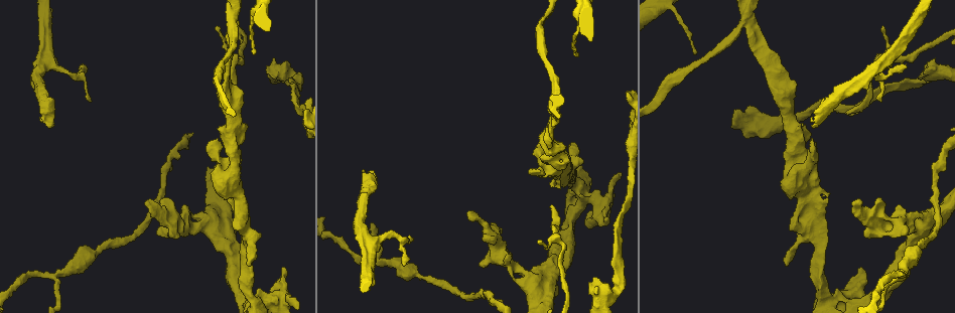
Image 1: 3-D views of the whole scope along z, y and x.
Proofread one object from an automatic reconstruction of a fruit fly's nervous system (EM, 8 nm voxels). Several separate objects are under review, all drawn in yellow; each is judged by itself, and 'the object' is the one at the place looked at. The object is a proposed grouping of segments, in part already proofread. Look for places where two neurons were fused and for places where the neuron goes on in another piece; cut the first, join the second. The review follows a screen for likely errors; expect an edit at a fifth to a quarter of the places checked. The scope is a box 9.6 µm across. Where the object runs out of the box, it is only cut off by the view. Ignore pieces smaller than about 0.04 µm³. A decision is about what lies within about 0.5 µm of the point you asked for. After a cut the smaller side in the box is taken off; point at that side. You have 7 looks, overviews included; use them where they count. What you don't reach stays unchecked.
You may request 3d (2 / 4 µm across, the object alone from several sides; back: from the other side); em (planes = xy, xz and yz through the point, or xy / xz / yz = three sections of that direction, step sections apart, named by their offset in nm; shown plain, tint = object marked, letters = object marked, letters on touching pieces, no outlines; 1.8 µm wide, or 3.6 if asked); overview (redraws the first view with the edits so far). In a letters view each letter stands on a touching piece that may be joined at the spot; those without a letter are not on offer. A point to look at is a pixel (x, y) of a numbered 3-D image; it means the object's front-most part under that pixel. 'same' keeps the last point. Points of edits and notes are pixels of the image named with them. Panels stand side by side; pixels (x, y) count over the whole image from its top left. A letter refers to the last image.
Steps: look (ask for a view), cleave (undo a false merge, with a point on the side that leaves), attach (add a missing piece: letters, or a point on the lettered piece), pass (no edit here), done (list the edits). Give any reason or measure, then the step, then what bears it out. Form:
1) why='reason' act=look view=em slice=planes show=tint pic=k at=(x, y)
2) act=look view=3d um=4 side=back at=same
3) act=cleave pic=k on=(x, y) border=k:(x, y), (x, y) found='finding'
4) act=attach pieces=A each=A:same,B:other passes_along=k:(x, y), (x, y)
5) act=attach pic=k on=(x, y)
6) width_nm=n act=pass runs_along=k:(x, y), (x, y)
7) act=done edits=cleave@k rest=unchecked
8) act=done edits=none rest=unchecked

why='abrupt turn' act=look view=3d um=2 pic=1 at=(287, 79)

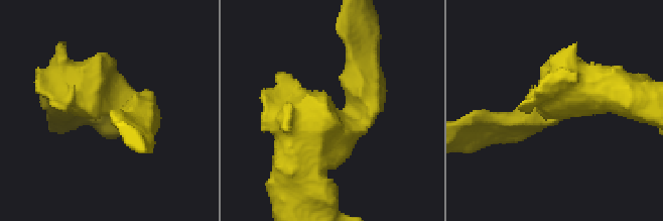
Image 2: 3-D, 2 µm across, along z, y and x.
why='now the EM' act=look view=em slice=planes show=letters pic=2 at=(340, 110)

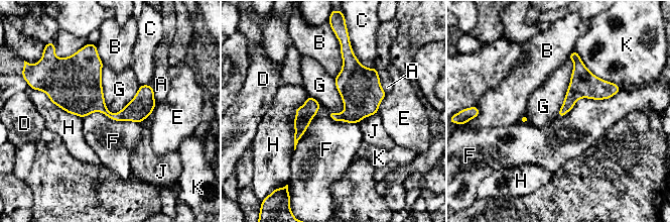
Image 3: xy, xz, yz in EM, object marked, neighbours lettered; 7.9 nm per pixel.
act=pass each=A:other,B:other,C:other,D:other,E:other,F:other,G:other,H:other,J:other,K:other border=3:(103, 65), (104, 102), (114, 114) found='one neuron here'

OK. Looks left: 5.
why='an open end' act=look view=3d um=2 side=back pic=1 at=(551, 207)

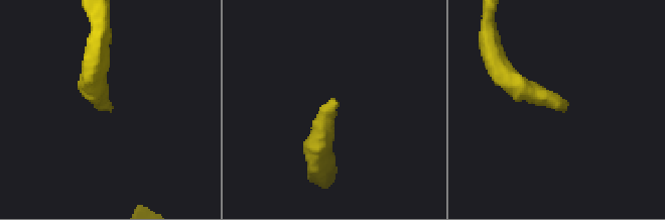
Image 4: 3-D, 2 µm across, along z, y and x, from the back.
why='now the EM' act=look view=em slice=xz step=8 show=letters pic=4 at=(111, 111)

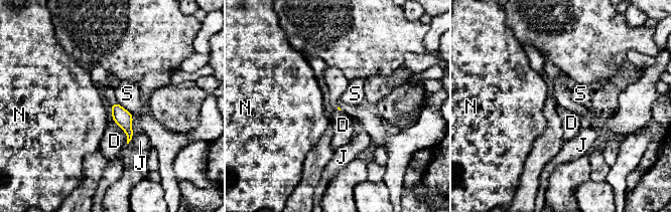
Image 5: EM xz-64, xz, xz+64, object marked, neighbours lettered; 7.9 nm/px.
why='another direction' act=look view=em slice=planes show=letters at=same

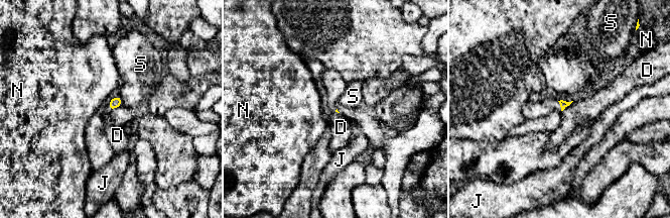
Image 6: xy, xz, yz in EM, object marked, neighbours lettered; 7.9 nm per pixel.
act=pass each=D:other,J:other,N:other,S:other border=6:(573, 101), (562, 111) found='no lettered piece goes on from it'

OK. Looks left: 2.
act=look view=3d um=4 pic=1 at=(47, 126)

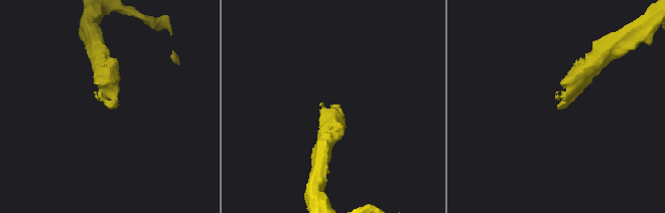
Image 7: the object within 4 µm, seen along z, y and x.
act=look view=em slice=xz step=8 show=letters pic=7 at=(559, 104)

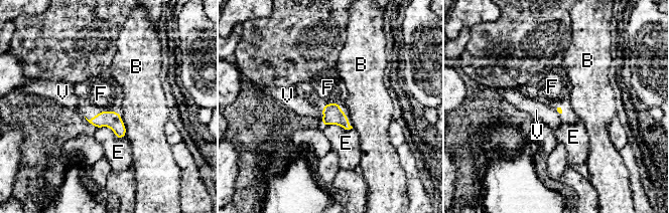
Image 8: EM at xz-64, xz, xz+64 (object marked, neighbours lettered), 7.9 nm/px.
act=attach pieces=F each=B:other,E:other,F:same,V:other found='it goes on there'

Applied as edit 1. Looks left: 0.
act=done edits=attach@8 rest=unchecked

